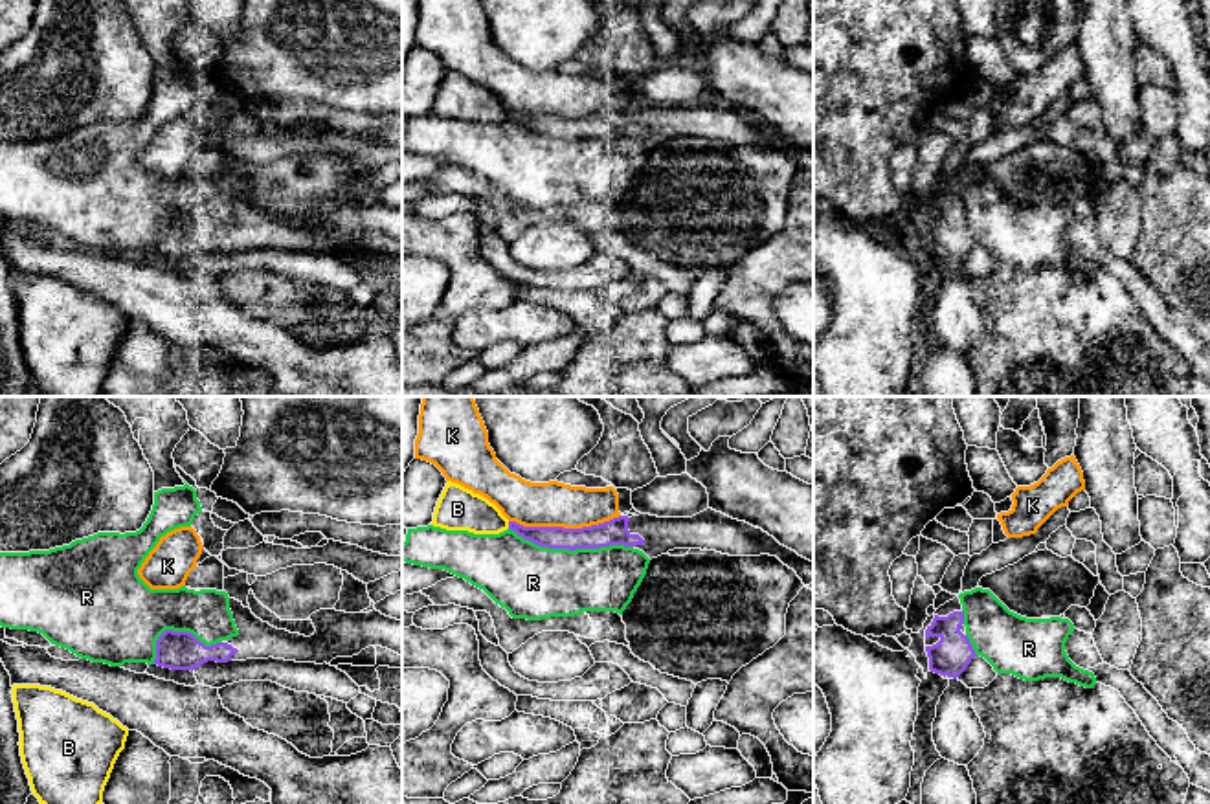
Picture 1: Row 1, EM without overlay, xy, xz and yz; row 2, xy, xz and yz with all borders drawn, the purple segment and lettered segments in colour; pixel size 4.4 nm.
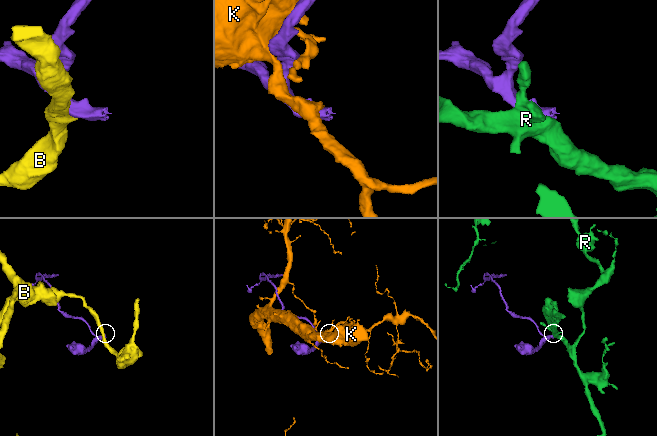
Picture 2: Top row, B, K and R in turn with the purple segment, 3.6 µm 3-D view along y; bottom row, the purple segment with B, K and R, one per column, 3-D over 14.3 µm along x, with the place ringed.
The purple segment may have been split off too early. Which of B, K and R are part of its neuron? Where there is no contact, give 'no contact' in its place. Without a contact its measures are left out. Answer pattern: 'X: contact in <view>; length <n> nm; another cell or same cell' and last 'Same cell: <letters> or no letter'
B: contact in xz; length 30 nm; another cell
K: contact in xz; length 480 nm; another cell
R: contact in xz; length 550 nm; another cell
Same cell: no letter

